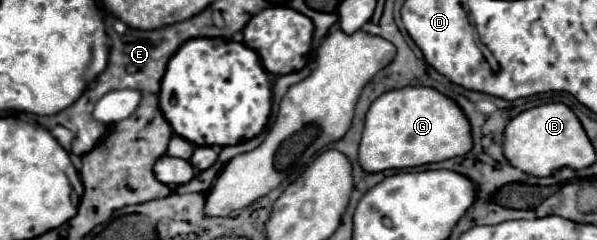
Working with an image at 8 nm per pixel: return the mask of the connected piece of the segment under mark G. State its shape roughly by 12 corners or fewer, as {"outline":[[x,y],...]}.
{"outline":[[431,87],[383,93],[359,143],[365,173],[471,149],[463,111]]}

